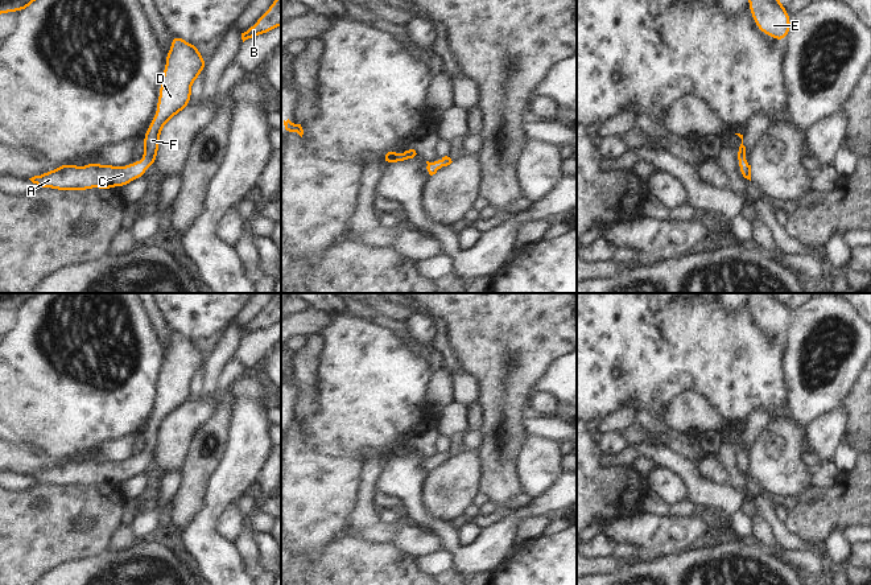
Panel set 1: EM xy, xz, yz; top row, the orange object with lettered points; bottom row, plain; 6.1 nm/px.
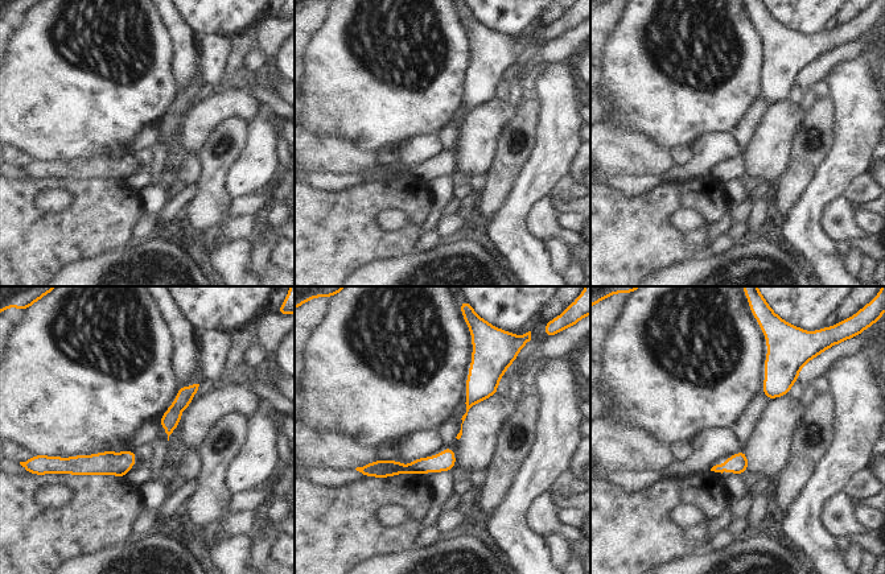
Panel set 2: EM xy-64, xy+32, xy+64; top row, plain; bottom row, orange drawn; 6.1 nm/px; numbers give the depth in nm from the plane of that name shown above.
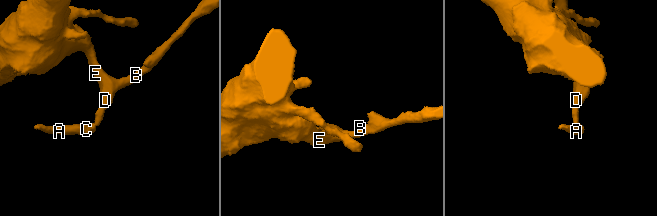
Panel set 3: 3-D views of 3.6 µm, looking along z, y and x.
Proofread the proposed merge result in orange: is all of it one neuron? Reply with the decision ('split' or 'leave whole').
leave whole

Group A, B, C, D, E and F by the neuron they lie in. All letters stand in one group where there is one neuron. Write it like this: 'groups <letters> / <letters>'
groups A B C D E F

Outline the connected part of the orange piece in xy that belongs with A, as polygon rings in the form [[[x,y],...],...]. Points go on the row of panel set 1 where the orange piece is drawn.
[[[178,36],[172,37],[172,49],[166,52],[166,65],[162,73],[157,112],[144,135],[144,158],[127,166],[99,165],[91,161],[86,166],[63,164],[41,176],[29,178],[38,188],[55,190],[103,190],[125,186],[135,178],[145,176],[146,168],[156,164],[160,133],[164,125],[189,106],[191,85],[205,70],[206,61],[197,45]]]

